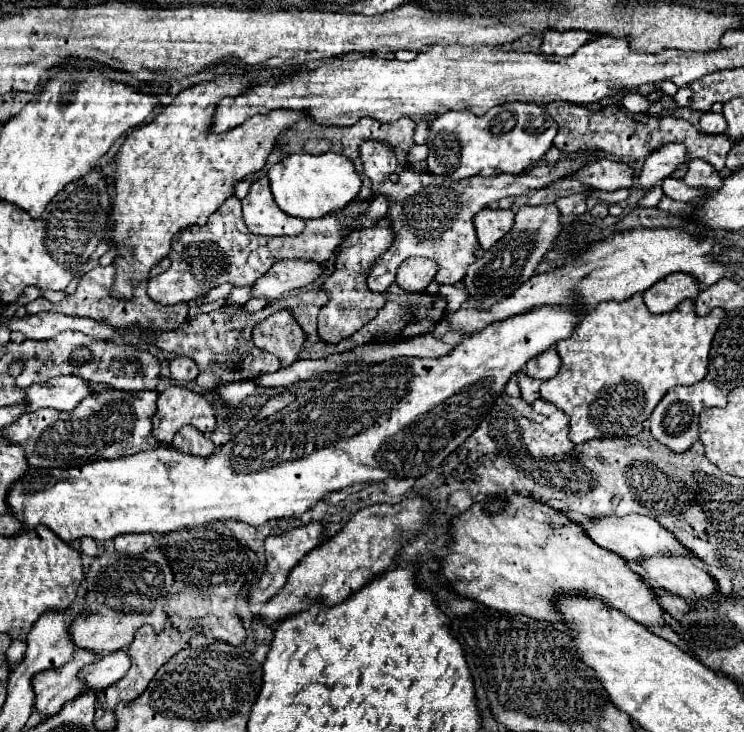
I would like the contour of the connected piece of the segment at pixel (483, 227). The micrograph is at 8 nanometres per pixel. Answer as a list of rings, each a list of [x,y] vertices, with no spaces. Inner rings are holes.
[[[483,209],[473,217],[477,239],[483,249],[493,247],[511,227],[515,213],[511,209]]]

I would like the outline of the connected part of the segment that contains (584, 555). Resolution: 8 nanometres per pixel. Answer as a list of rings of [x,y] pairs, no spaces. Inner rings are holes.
[[[489,495],[483,501],[473,503],[465,513],[453,519],[453,545],[449,547],[449,555],[441,563],[441,575],[463,595],[471,597],[477,603],[487,607],[519,613],[535,619],[543,619],[549,623],[565,623],[559,615],[559,607],[555,601],[561,595],[587,595],[607,603],[611,609],[623,611],[627,617],[643,623],[645,627],[667,627],[667,611],[659,605],[653,589],[639,577],[635,571],[627,567],[623,557],[615,557],[615,553],[607,553],[607,549],[599,549],[579,529],[579,523],[571,521],[563,511],[549,507],[547,503],[539,503],[533,497],[523,495]]]

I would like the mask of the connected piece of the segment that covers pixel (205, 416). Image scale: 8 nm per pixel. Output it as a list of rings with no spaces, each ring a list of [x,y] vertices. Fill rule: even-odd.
[[[167,387],[157,401],[153,429],[161,443],[169,443],[183,425],[195,425],[199,431],[213,431],[215,419],[215,409],[205,395],[187,387]]]

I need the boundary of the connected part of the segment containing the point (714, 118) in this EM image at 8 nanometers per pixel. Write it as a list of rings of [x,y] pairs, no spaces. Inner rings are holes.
[[[713,111],[703,113],[703,115],[701,115],[701,119],[699,119],[699,129],[701,129],[703,133],[709,133],[709,135],[725,133],[727,123],[725,123],[723,113],[713,113]]]

